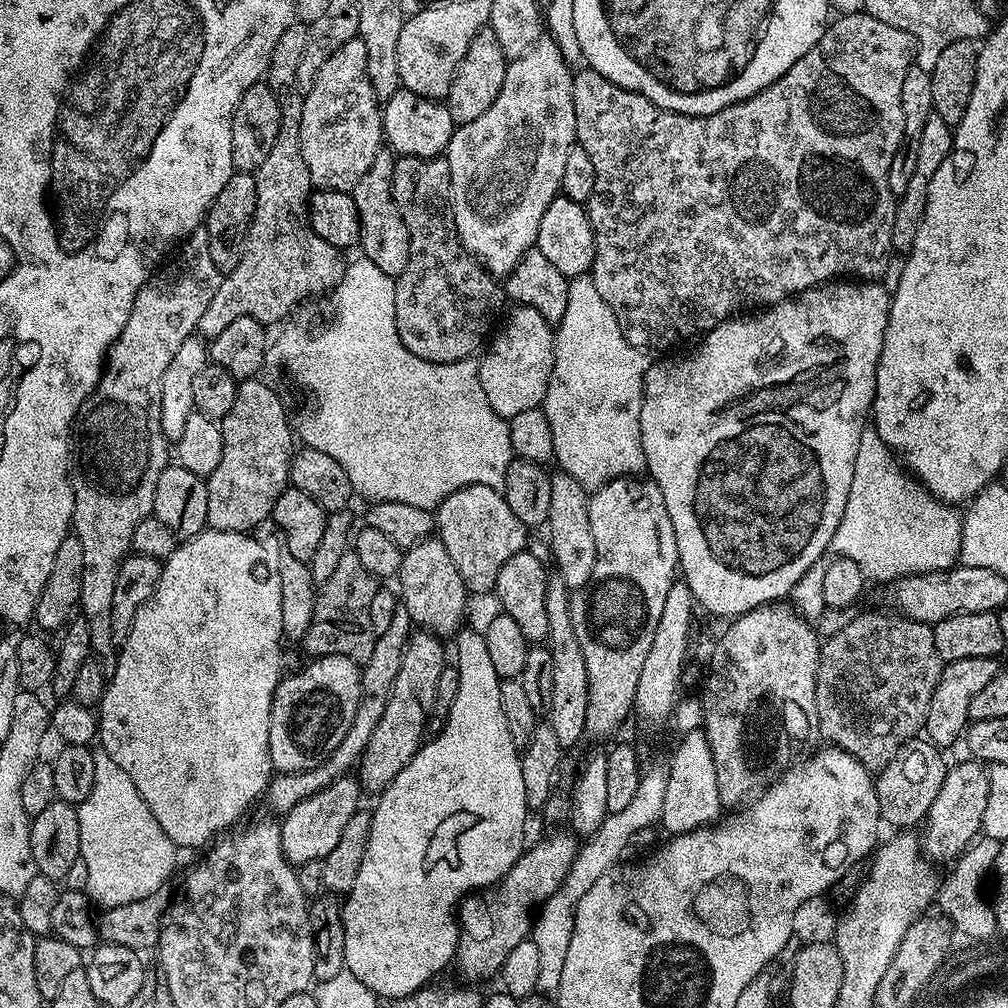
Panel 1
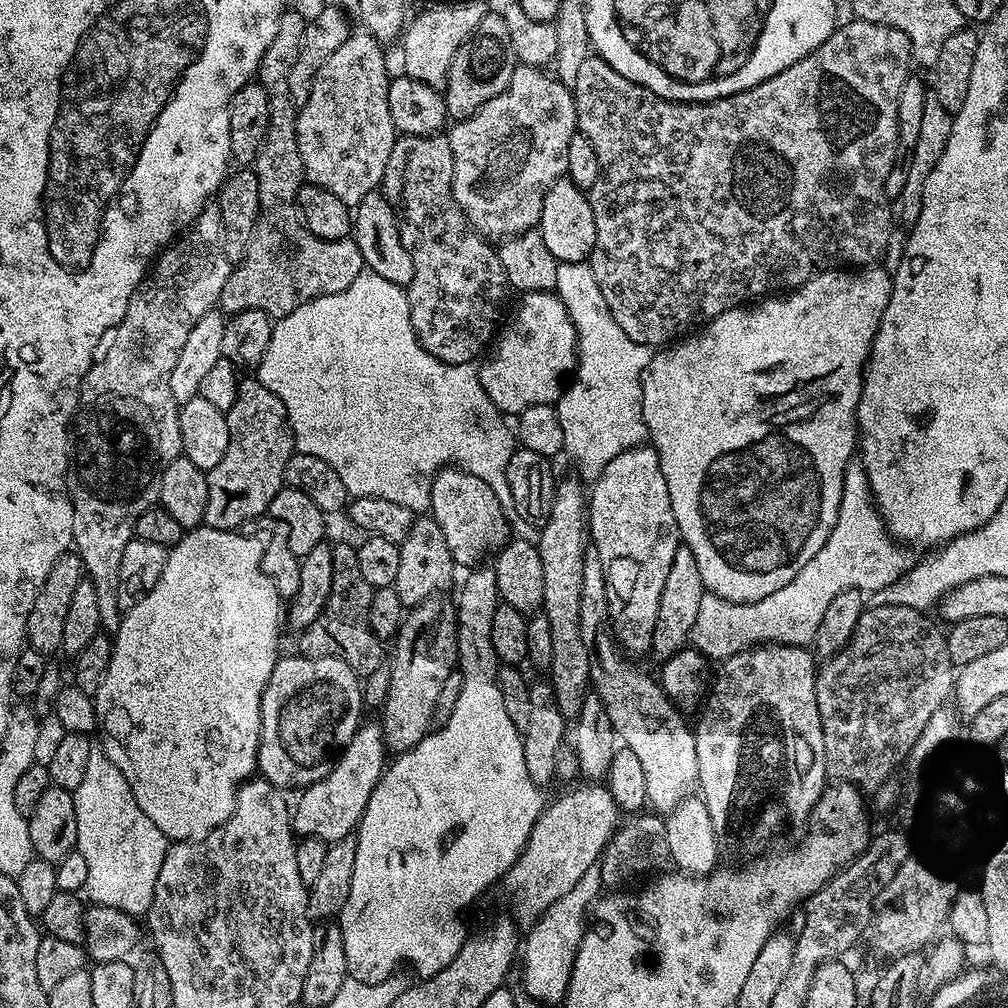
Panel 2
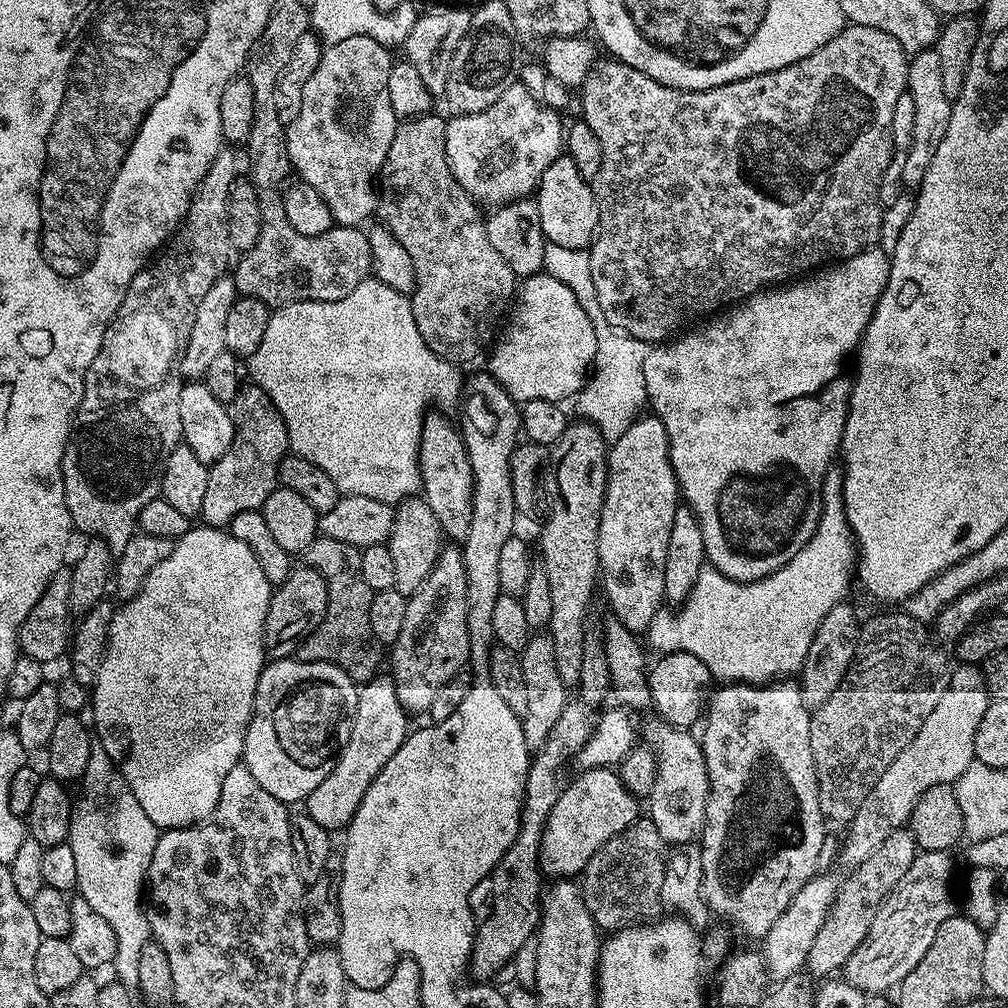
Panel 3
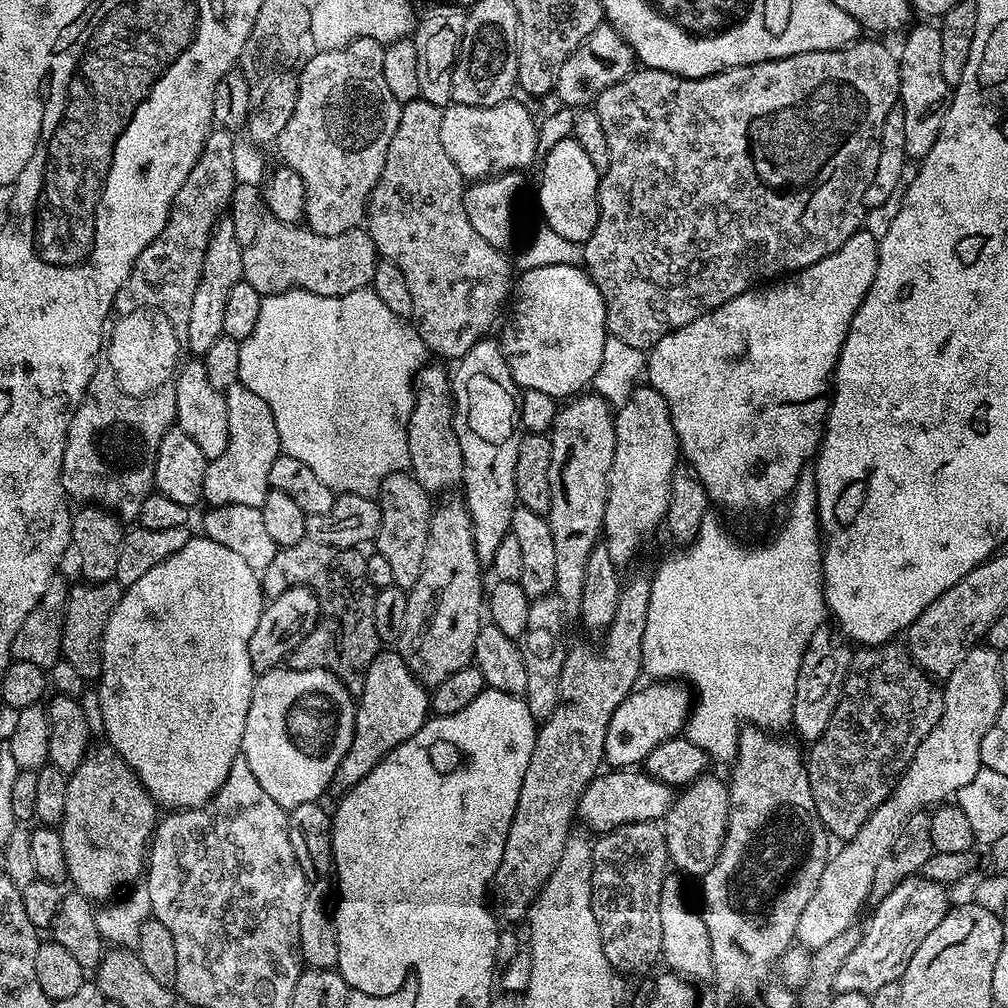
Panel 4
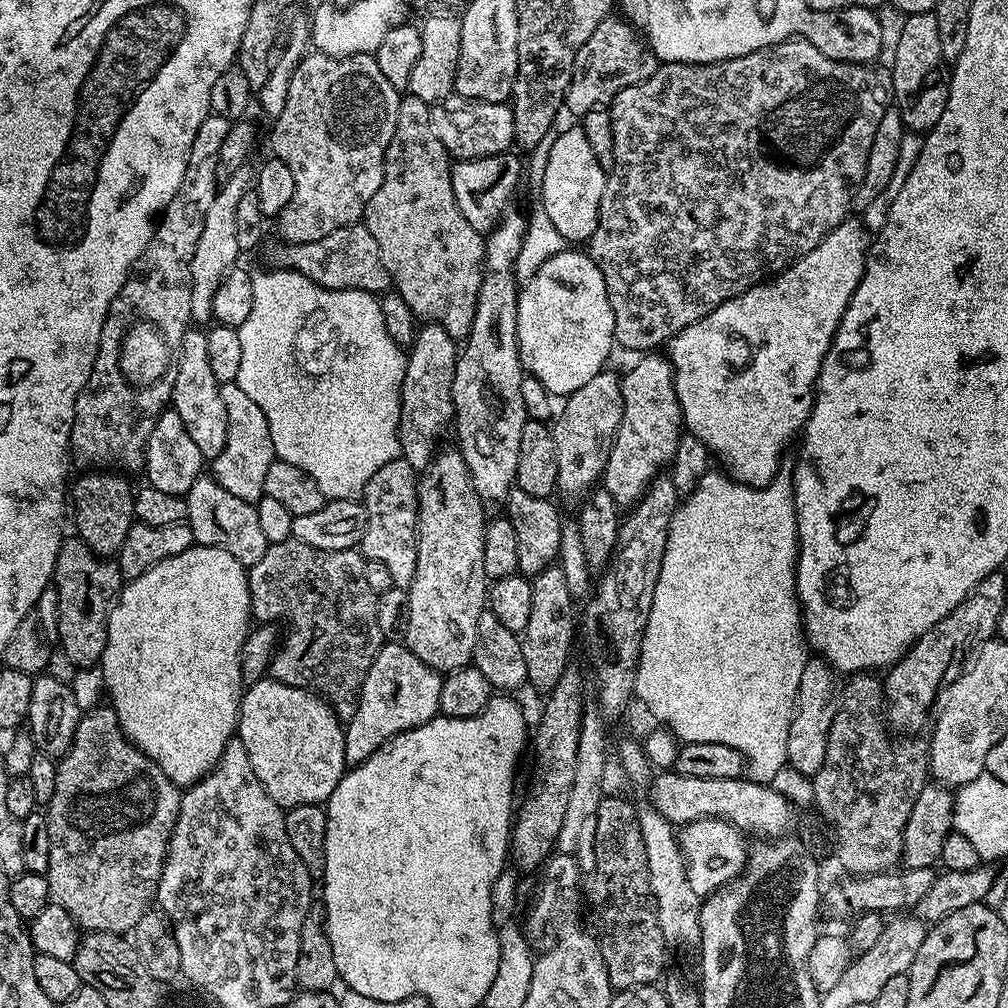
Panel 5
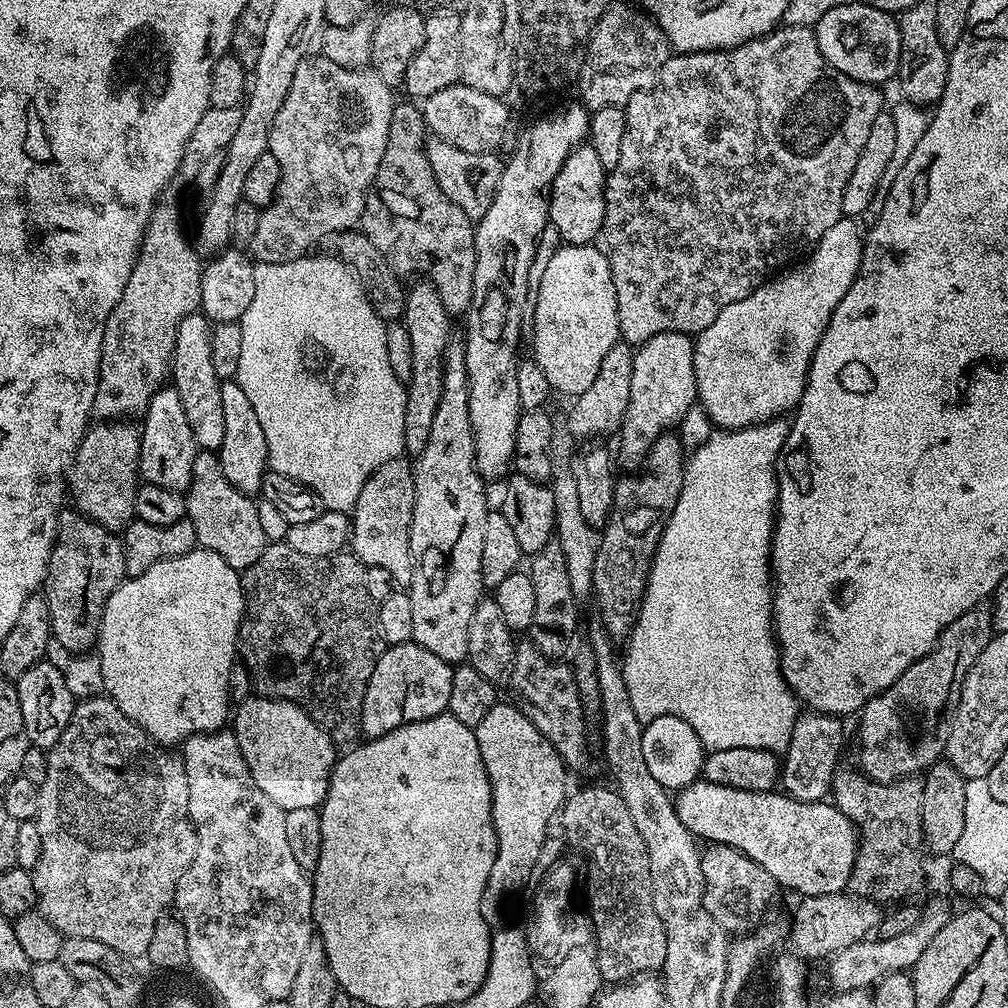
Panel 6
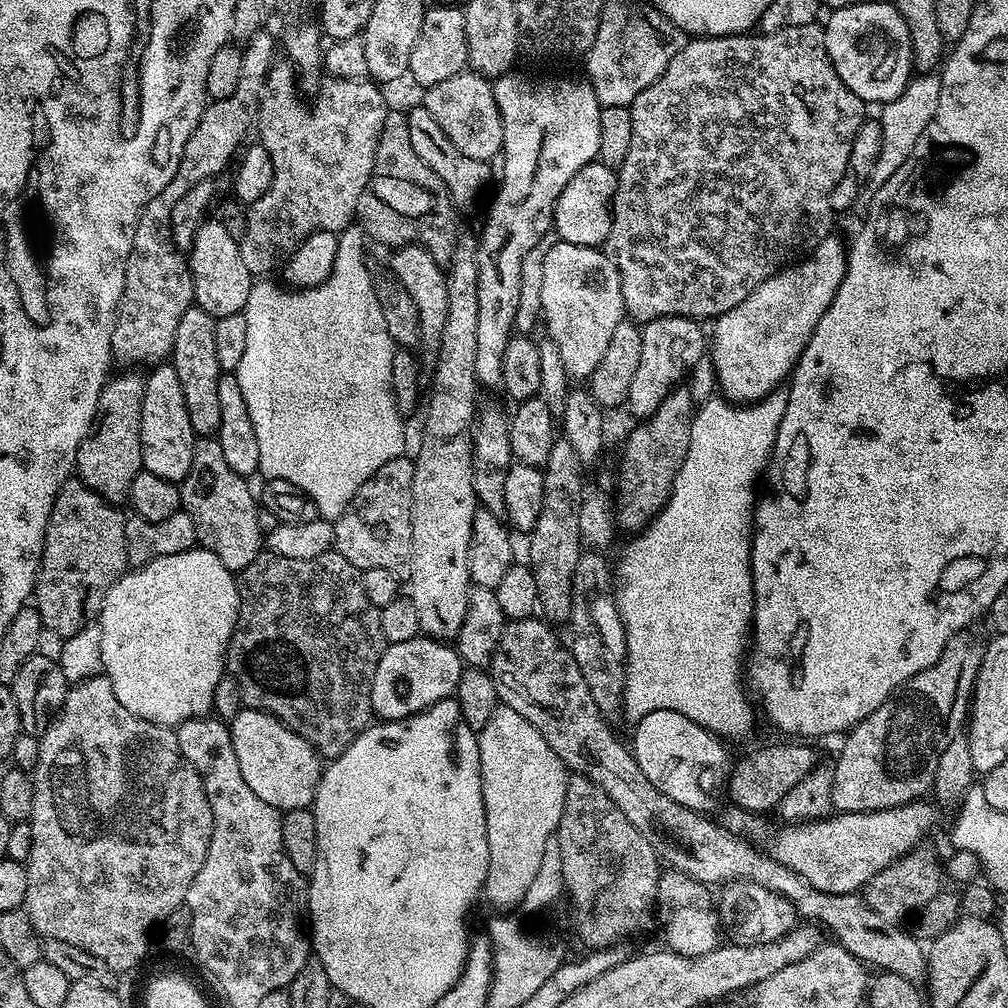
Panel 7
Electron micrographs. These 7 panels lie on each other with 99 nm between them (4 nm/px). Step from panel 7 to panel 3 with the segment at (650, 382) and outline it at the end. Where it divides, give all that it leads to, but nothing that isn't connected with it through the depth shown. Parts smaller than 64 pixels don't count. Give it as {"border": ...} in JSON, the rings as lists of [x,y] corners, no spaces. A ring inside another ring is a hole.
{"border":[[[651,414],[641,415],[622,434],[622,438],[611,441],[608,450],[608,481],[606,482],[606,492],[604,494],[604,501],[602,502],[602,514],[600,515],[600,529],[598,530],[598,558],[600,559],[598,572],[602,577],[602,588],[604,584],[604,592],[608,595],[608,604],[612,607],[609,608],[611,615],[622,621],[631,632],[637,634],[647,633],[648,627],[654,621],[654,616],[660,612],[662,605],[665,603],[666,546],[670,546],[670,526],[674,526],[674,514],[681,500],[680,488],[676,485],[676,475],[670,462],[670,446],[666,438],[666,426],[662,426],[662,422],[656,416]]]}

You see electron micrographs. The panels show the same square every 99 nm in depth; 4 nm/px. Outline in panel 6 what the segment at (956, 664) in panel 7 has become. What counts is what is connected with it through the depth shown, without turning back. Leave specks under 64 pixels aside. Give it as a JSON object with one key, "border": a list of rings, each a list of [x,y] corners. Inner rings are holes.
{"border":[[[987,603],[974,605],[942,630],[930,654],[911,664],[885,692],[868,702],[858,716],[859,771],[871,780],[889,784],[892,780],[905,780],[907,776],[923,773],[945,755],[945,737],[936,733],[940,728],[940,715],[948,703],[951,705],[959,697],[965,674],[982,650],[986,650],[993,635],[991,607]]]}

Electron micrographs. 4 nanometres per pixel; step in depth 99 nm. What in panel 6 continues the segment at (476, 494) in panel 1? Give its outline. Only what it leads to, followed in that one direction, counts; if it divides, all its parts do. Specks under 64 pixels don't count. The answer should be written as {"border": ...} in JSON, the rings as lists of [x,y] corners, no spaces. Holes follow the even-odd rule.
{"border":[[[421,282],[407,289],[402,322],[406,326],[406,334],[410,334],[410,343],[414,346],[414,374],[406,382],[408,397],[404,419],[404,446],[409,453],[418,454],[426,446],[426,438],[430,438],[434,410],[438,410],[438,398],[442,398],[444,351],[453,335],[453,321],[446,306],[442,306],[442,298],[438,298],[438,290],[434,290],[432,284]]]}

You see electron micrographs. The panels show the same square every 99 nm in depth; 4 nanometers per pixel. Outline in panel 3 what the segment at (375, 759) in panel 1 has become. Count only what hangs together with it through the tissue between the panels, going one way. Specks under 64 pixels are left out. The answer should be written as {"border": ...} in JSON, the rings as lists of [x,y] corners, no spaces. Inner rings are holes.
{"border":[[[448,546],[441,551],[434,570],[415,594],[408,597],[406,618],[398,638],[390,645],[392,672],[398,698],[409,714],[427,713],[430,702],[454,674],[470,660],[470,634],[466,630],[466,570],[464,553],[459,547]]]}

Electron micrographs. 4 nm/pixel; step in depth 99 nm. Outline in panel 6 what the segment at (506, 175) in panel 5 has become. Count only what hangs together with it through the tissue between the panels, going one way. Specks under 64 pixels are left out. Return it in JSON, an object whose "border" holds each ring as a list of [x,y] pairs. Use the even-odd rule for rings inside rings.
{"border":[[[434,135],[427,137],[424,153],[430,158],[430,170],[434,170],[434,178],[438,178],[438,186],[442,186],[442,194],[466,214],[473,222],[481,220],[490,210],[490,202],[494,202],[494,194],[500,185],[502,170],[505,166],[503,159],[499,160],[496,152],[467,152],[458,150],[458,146],[450,146],[442,138]]]}

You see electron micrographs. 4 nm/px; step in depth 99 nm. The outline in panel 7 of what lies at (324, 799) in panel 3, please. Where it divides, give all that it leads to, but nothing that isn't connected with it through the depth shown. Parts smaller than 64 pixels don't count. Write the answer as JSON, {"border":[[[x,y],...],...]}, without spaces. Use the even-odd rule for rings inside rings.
{"border":[[[421,634],[410,638],[410,642],[388,644],[378,662],[378,670],[374,670],[370,694],[372,711],[381,721],[401,720],[424,712],[455,693],[464,669],[460,653],[451,643],[430,636]]]}

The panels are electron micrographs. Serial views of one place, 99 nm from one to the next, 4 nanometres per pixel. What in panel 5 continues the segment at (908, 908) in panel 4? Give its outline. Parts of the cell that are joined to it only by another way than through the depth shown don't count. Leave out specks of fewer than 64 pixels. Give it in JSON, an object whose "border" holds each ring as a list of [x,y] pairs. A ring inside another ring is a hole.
{"border":[[[896,914],[885,923],[882,934],[870,950],[859,953],[849,964],[846,974],[834,986],[831,995],[838,998],[839,996],[856,996],[856,1000],[864,1006],[871,1005],[873,1000],[878,998],[882,985],[889,978],[902,976],[907,973],[909,966],[914,962],[918,950],[922,946],[926,935],[925,921],[921,920],[916,914]]]}

